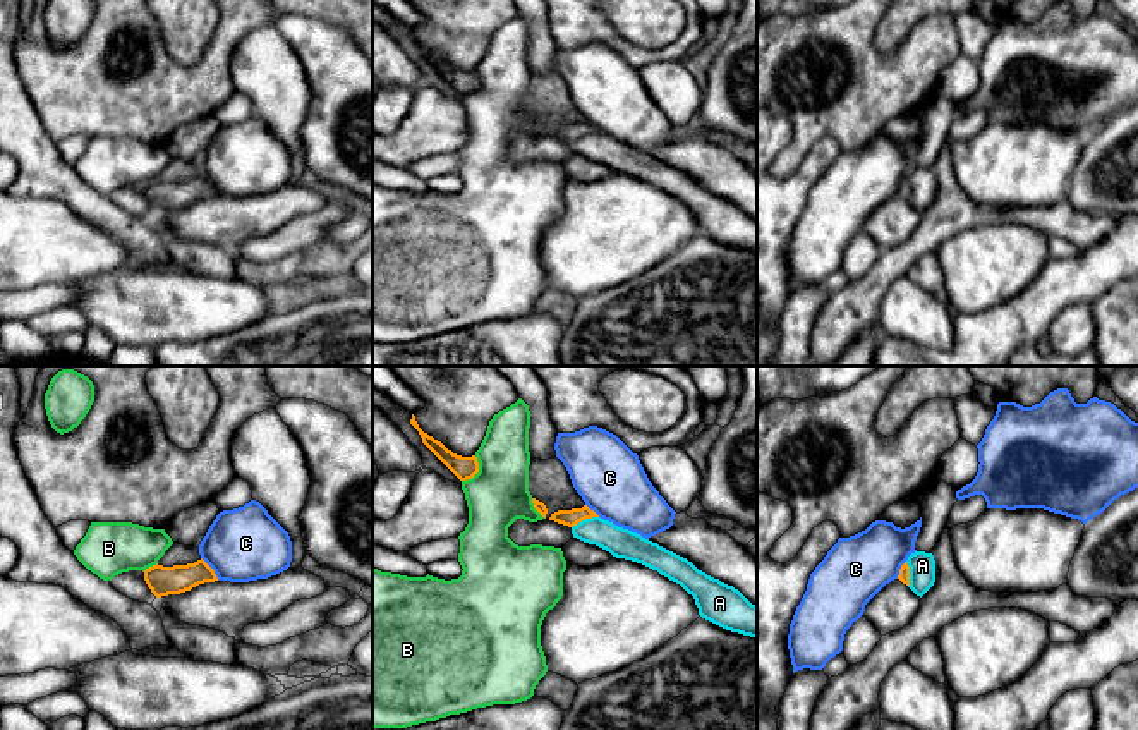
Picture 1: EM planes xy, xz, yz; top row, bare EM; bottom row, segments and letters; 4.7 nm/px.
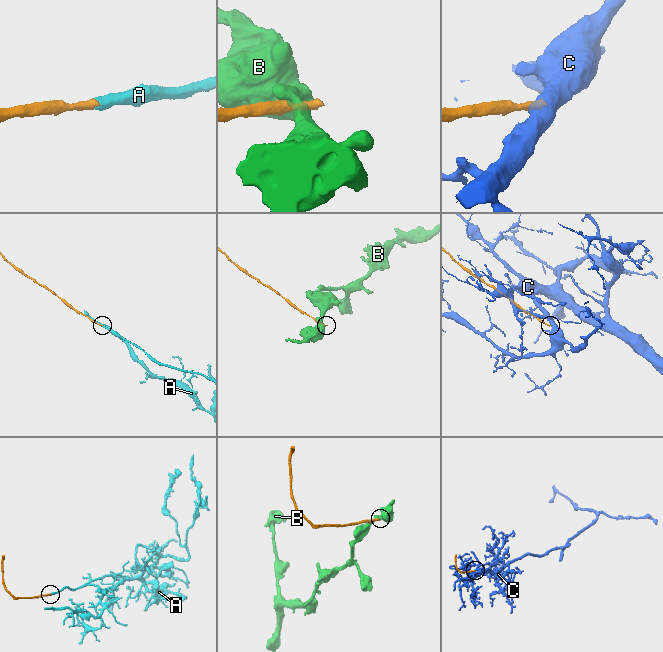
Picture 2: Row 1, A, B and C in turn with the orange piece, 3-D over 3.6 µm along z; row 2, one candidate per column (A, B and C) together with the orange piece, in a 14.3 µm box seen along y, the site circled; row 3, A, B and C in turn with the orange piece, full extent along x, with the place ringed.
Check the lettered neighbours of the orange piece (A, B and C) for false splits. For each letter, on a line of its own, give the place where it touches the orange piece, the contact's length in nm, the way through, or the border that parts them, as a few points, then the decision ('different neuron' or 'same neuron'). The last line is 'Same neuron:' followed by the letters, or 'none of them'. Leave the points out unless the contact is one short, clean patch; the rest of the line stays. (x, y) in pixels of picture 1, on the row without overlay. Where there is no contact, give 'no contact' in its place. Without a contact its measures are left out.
A: meets orange in xz at (584, 134); contact 140 nm long; runs through xz (567, 133), (584, 134), (596, 146), (622, 158); same neuron
B: meets orange in xz at (478, 86); contact 140 nm long; border along xz (476, 71), (478, 86), (462, 97); different neuron
C: meets orange in xy at (211, 184); contact 140 nm long; border along xy (201, 172), (218, 194); different neuron
Same neuron: A

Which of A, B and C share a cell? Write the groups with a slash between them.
A / B / C

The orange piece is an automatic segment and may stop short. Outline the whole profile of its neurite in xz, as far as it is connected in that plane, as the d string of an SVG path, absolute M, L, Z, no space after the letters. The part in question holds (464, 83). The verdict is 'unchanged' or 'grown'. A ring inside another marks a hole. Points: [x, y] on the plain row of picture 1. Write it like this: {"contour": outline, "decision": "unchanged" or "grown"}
{"contour": "M412 29L410 40L419 46L422 58L460 94L472 94L479 88L477 72L462 72L448 65L441 57L434 55L427 48L424 48L415 31Z", "decision": "unchanged"}

